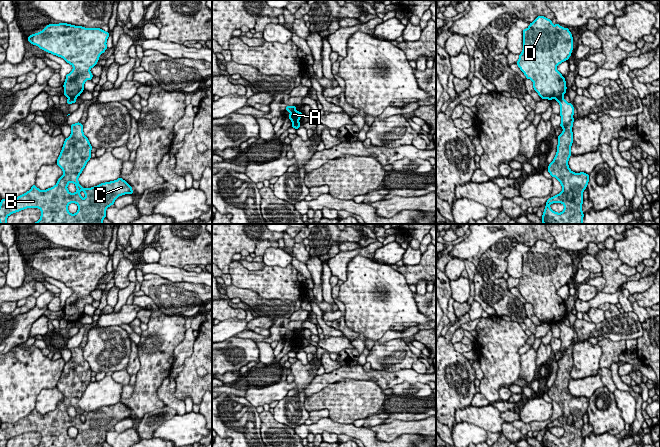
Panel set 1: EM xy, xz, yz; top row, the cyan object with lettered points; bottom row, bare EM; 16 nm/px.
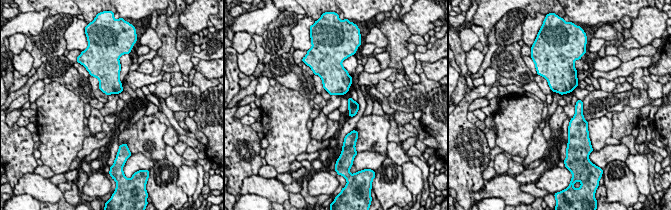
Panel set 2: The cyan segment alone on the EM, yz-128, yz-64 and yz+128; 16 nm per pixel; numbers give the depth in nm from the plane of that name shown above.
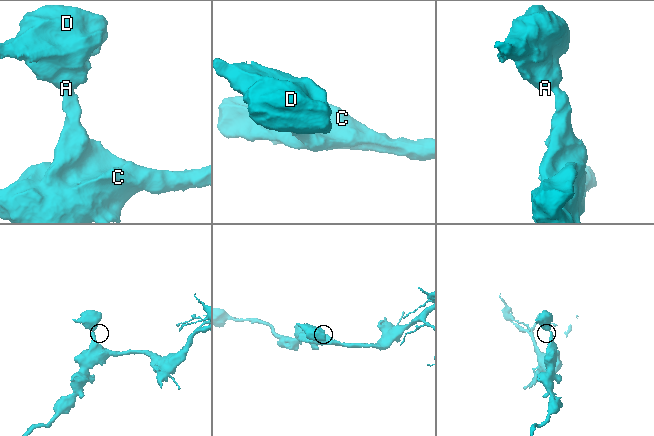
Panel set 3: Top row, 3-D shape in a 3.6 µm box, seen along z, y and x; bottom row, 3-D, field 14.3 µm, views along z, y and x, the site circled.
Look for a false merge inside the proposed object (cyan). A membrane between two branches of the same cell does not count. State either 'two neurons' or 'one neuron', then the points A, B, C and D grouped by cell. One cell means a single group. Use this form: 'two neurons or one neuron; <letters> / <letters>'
two neurons; A D / B C

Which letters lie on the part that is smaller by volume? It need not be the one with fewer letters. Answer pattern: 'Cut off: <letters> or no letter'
Cut off: A, D

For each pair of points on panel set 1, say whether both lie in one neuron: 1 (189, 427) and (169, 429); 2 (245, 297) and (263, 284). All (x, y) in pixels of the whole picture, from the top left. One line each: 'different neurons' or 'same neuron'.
1: same neuron
2: different neurons

